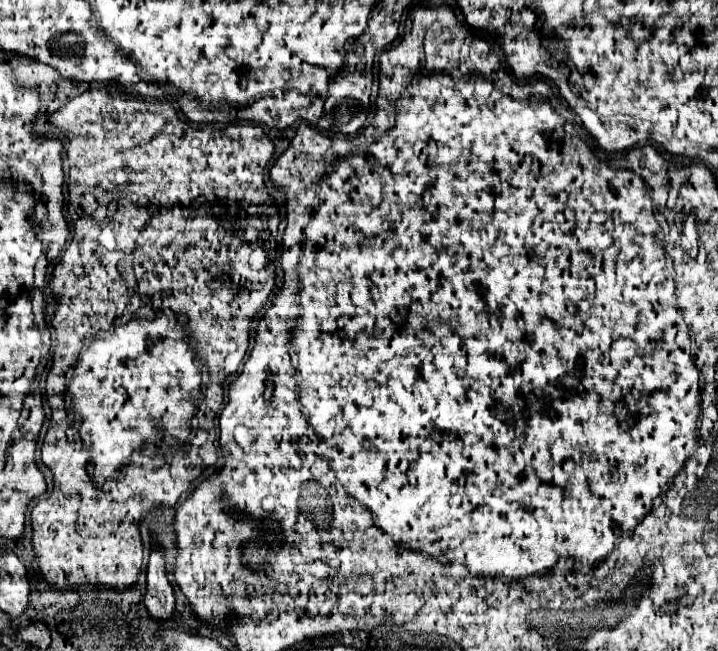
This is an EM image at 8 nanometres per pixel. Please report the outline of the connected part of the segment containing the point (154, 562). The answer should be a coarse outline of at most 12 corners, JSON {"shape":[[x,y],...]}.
{"shape":[[154,548],[144,596],[152,620],[174,616],[174,592],[164,572],[164,554]]}

